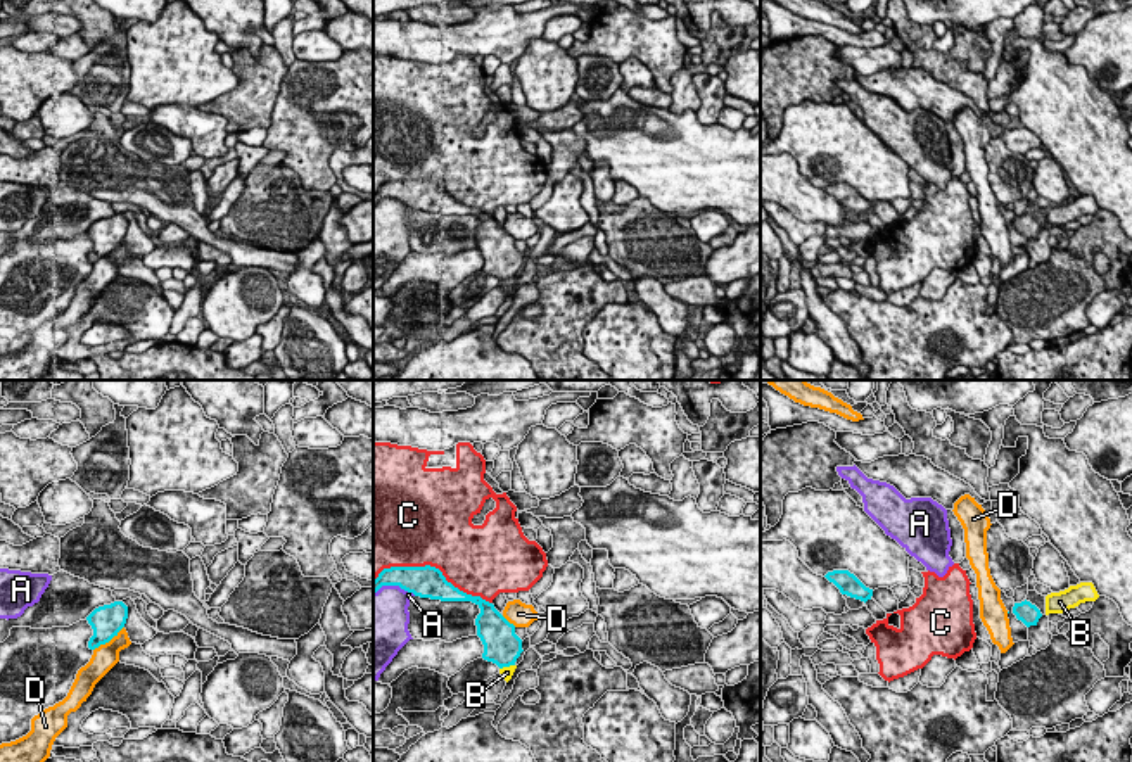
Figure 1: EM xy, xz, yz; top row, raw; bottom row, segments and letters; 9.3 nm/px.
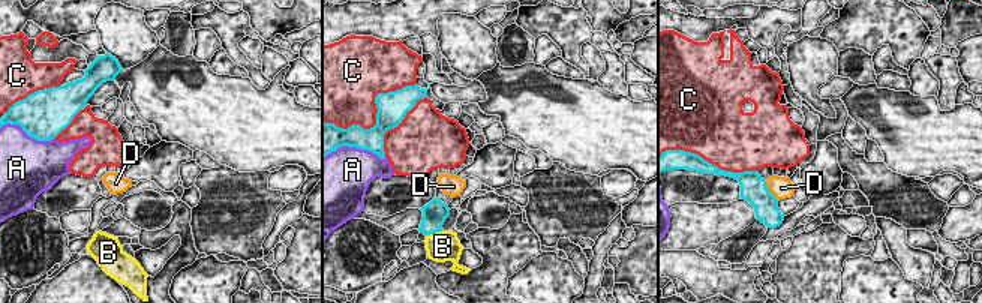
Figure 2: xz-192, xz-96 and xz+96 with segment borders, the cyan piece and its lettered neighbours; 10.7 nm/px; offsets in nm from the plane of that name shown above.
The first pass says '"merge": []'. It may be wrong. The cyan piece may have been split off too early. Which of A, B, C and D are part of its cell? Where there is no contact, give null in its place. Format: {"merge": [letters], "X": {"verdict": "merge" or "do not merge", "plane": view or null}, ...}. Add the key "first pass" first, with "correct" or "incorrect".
{"first pass": "incorrect", "merge": ["B"], "A": {"verdict": "do not merge", "plane": "xz"}, "B": {"verdict": "merge", "plane": "xz"}, "C": {"verdict": "do not merge", "plane": "xz"}, "D": {"verdict": "do not merge", "plane": "xy"}}

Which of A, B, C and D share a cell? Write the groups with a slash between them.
A / B / C / D

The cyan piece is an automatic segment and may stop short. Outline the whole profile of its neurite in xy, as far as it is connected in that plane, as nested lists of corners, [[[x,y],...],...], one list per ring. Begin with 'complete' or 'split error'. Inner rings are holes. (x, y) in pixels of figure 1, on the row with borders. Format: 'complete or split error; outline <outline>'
complete; outline [[[114,601],[95,608],[88,617],[88,624],[93,629],[93,636],[88,641],[88,648],[95,650],[100,645],[109,643],[124,627],[128,619],[128,606],[123,601]]]

